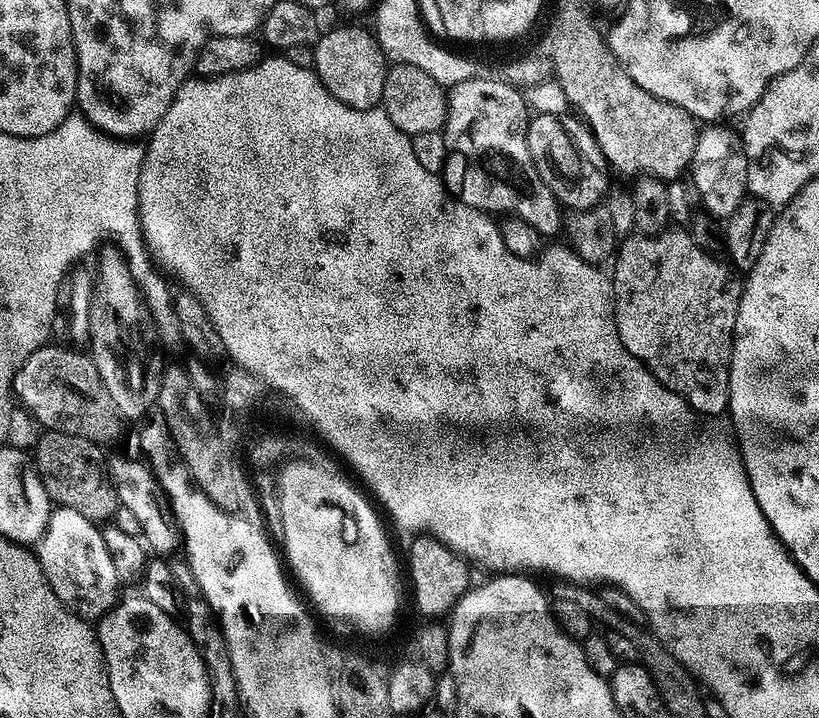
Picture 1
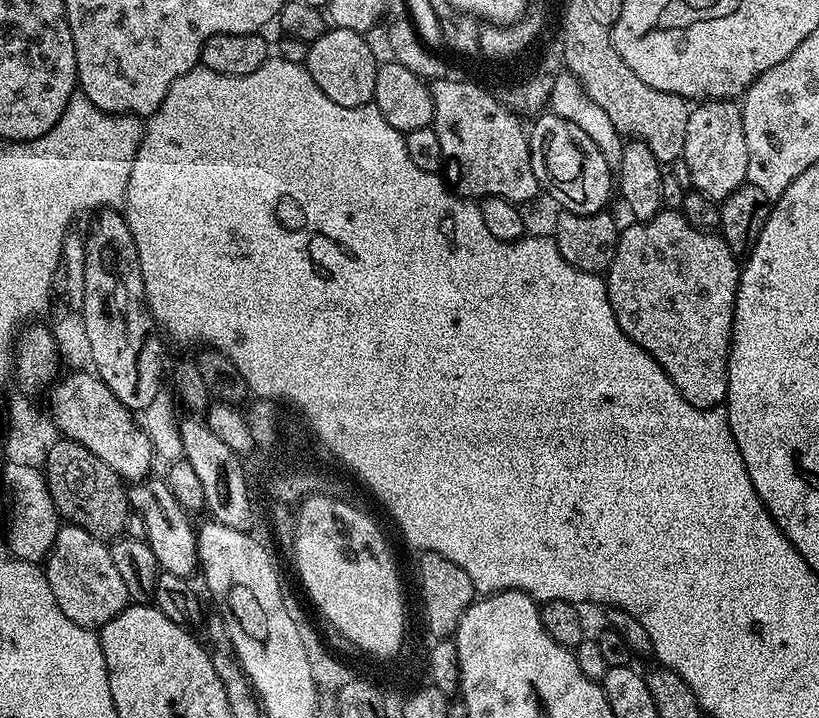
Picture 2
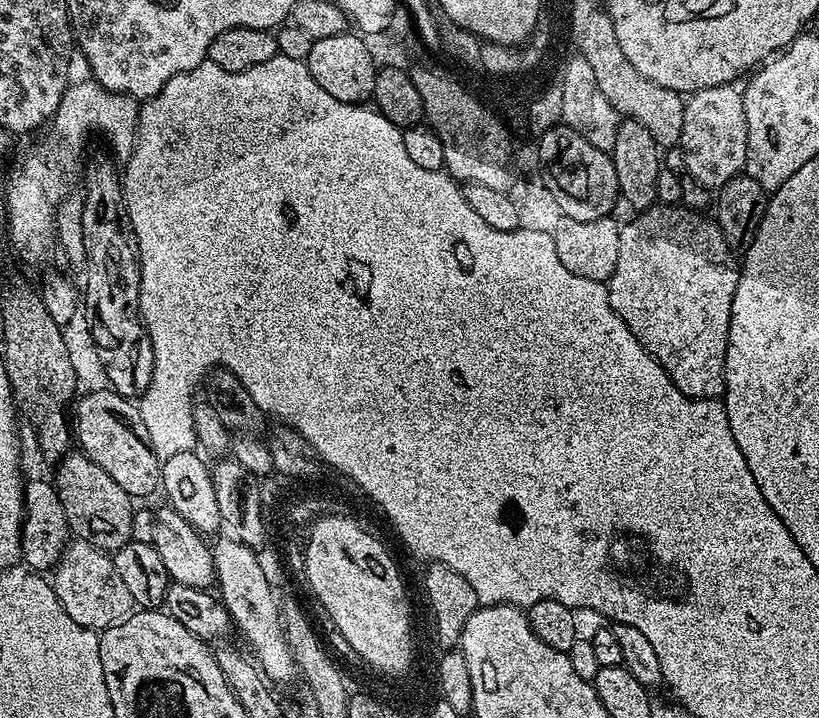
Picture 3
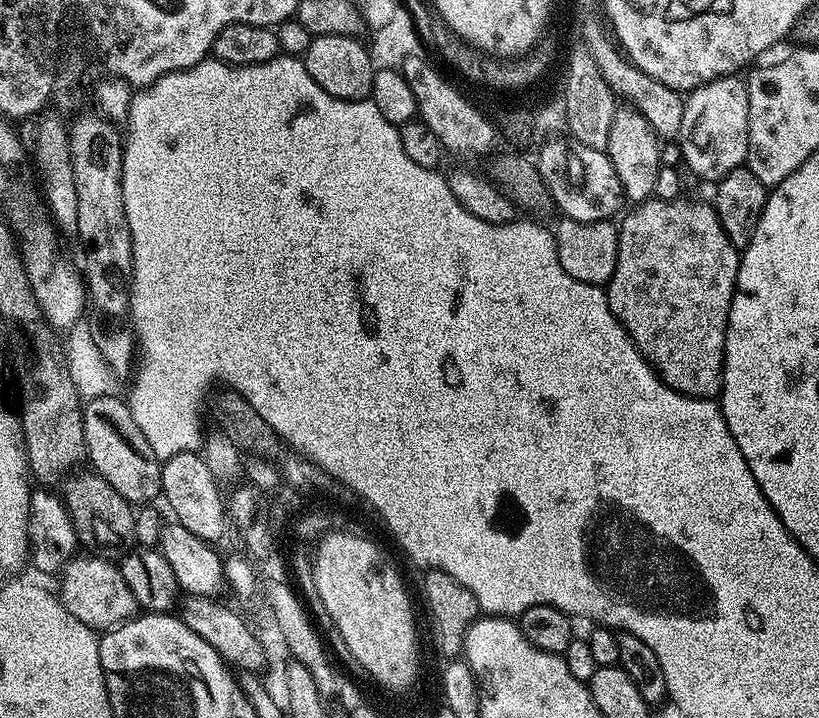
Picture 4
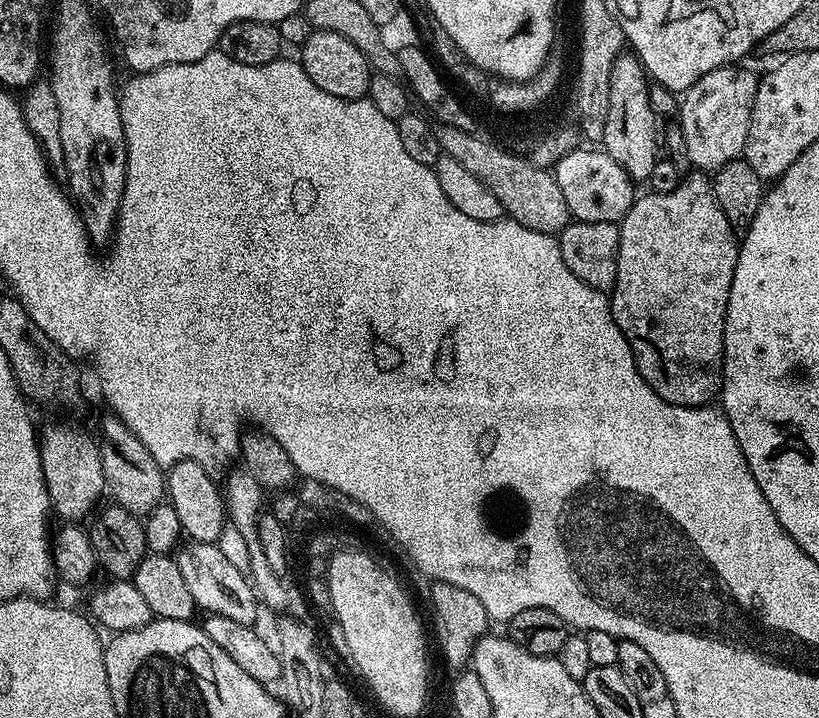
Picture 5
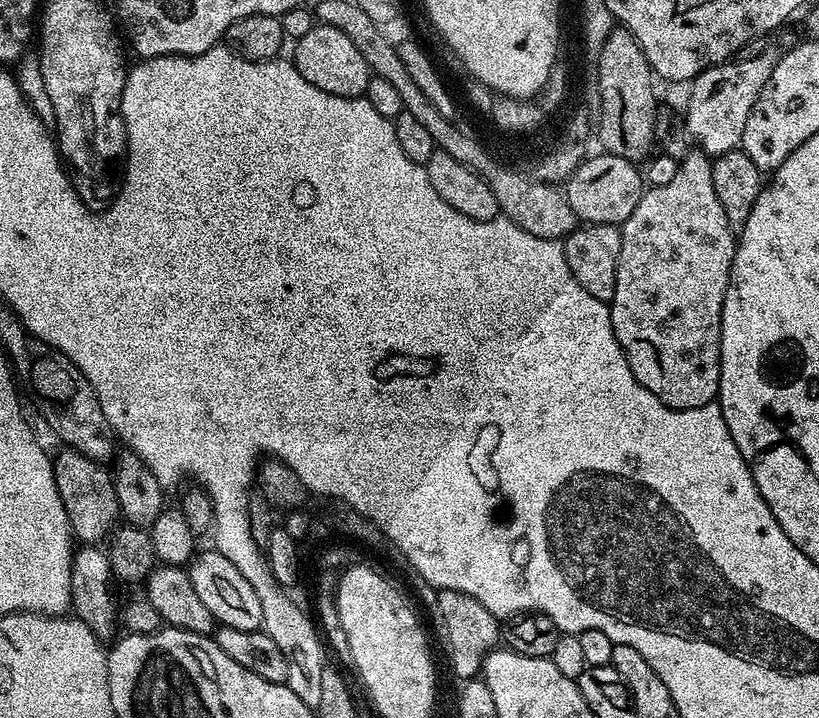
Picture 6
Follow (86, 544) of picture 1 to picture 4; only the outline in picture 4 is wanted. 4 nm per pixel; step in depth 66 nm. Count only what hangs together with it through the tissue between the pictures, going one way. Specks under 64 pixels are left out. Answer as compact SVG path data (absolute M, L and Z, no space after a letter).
M84 554L65 565L58 595L60 601L86 626L93 630L117 628L137 615L138 605L130 586L126 584L119 567L111 560L102 560L95 554Z

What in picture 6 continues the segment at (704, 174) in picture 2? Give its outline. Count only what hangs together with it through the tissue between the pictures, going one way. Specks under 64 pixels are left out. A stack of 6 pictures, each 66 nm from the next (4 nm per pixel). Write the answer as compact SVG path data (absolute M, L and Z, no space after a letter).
M771 51L762 54L760 58L745 61L736 58L731 62L715 64L691 81L688 112L685 111L683 117L689 137L699 151L715 158L737 151L743 145L746 122L750 122L758 94L762 94L766 82L770 82L770 74L775 70L776 62L777 57Z

